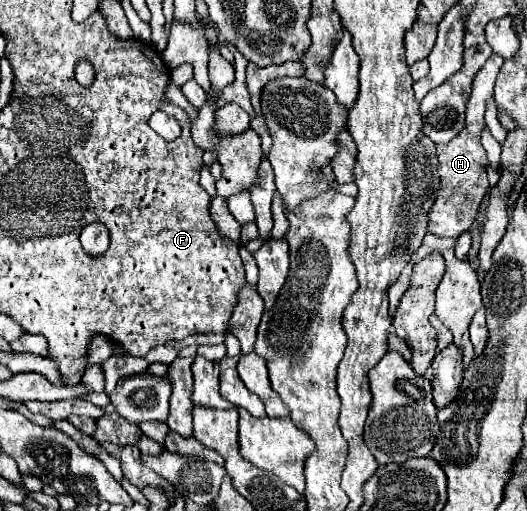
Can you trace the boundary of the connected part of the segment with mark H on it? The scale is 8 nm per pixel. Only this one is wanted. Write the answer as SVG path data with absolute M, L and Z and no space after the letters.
M492 55L484 67L478 71L474 83L472 83L472 95L466 107L466 127L460 131L456 139L452 139L446 145L438 145L438 173L440 173L440 191L436 193L434 207L430 211L430 221L428 221L428 231L440 237L458 237L460 233L468 231L470 225L474 223L476 211L480 207L480 201L488 189L488 179L486 179L486 167L488 167L488 157L486 151L480 143L480 135L486 129L484 123L484 111L488 99L492 99L492 87L498 77L498 71L504 63L502 55Z

